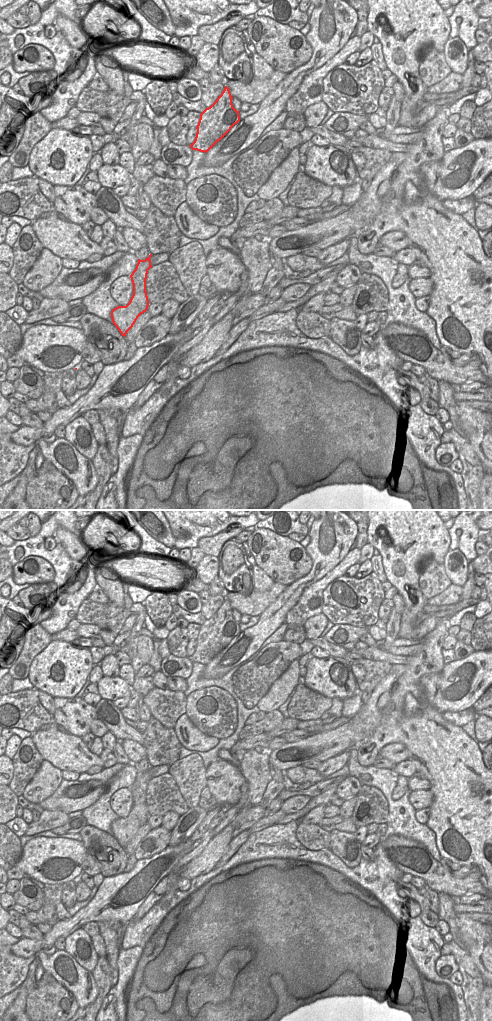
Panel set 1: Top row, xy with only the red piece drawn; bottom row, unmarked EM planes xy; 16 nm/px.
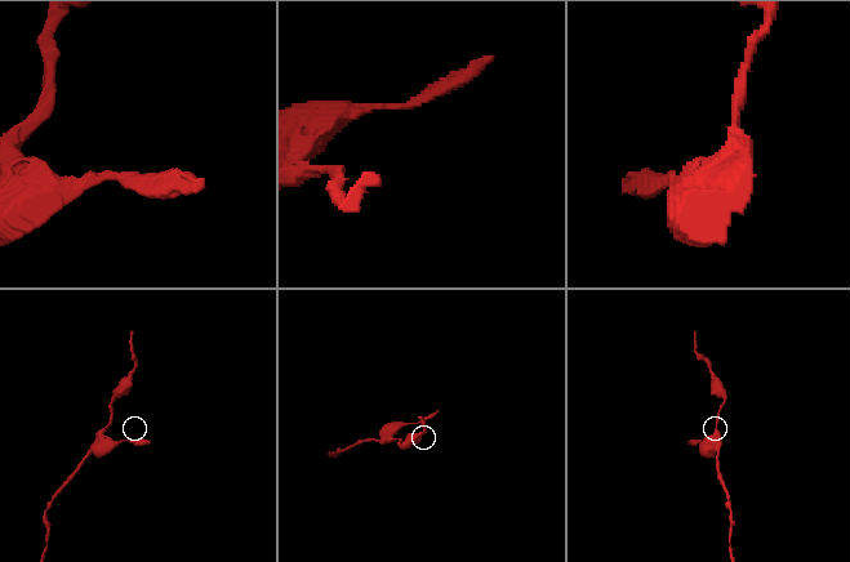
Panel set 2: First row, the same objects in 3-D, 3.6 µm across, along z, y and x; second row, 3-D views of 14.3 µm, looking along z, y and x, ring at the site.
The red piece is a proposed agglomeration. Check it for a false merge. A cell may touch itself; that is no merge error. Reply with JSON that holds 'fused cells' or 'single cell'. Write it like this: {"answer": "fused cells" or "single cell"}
{"answer": "fused cells"}

